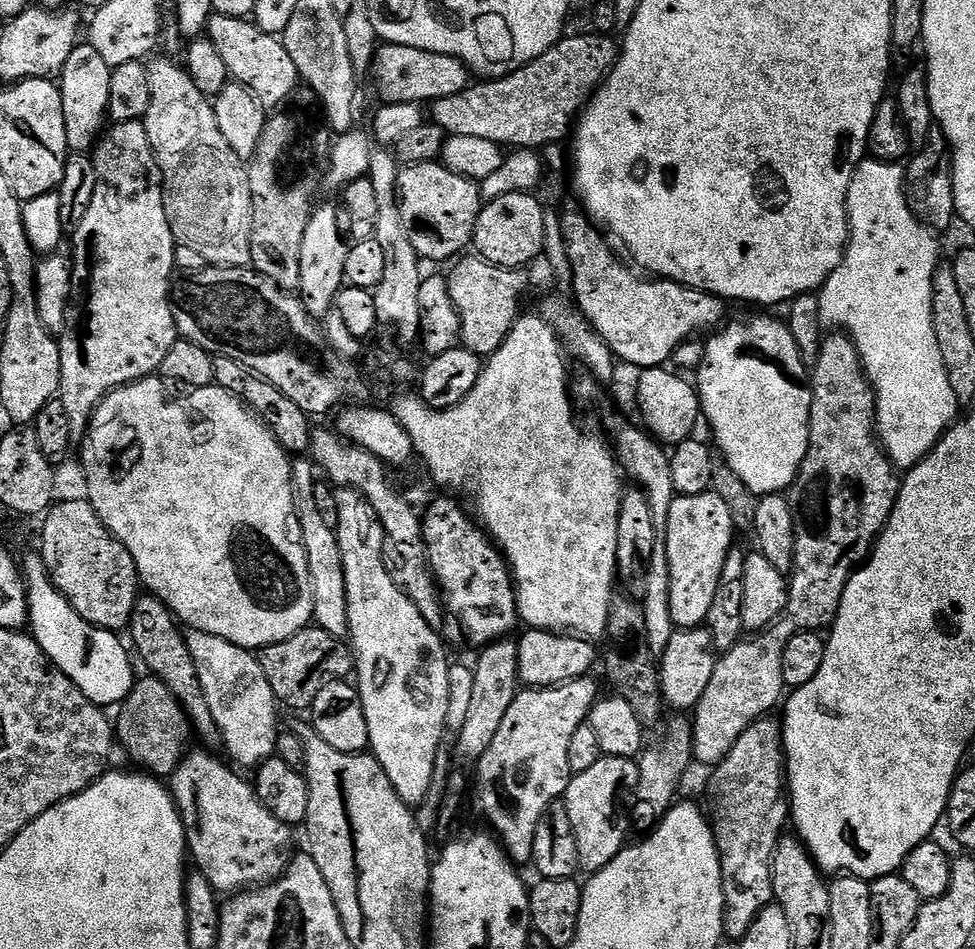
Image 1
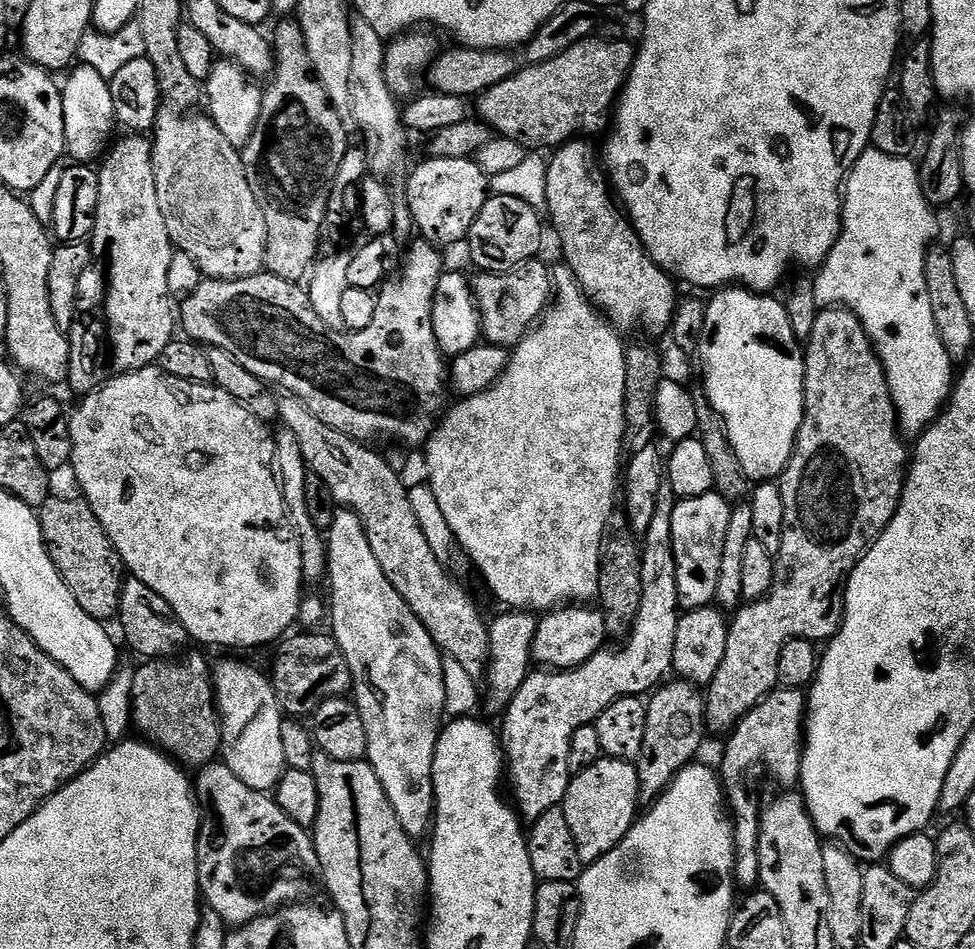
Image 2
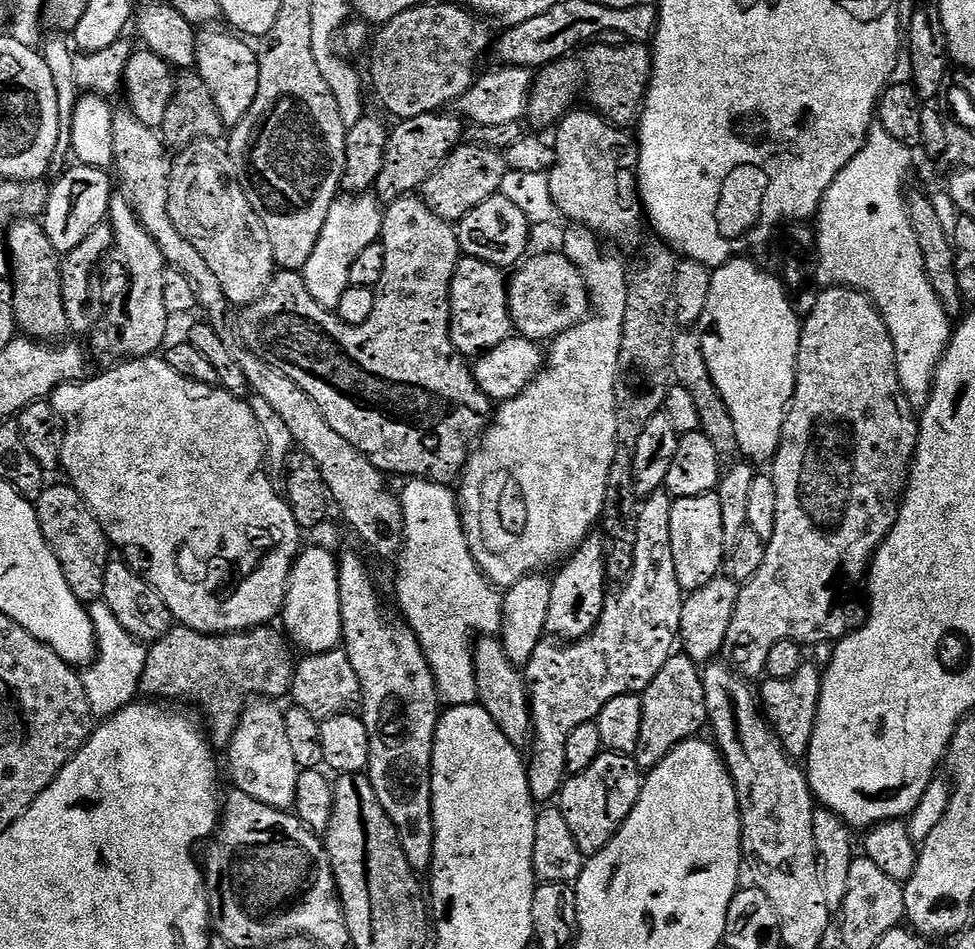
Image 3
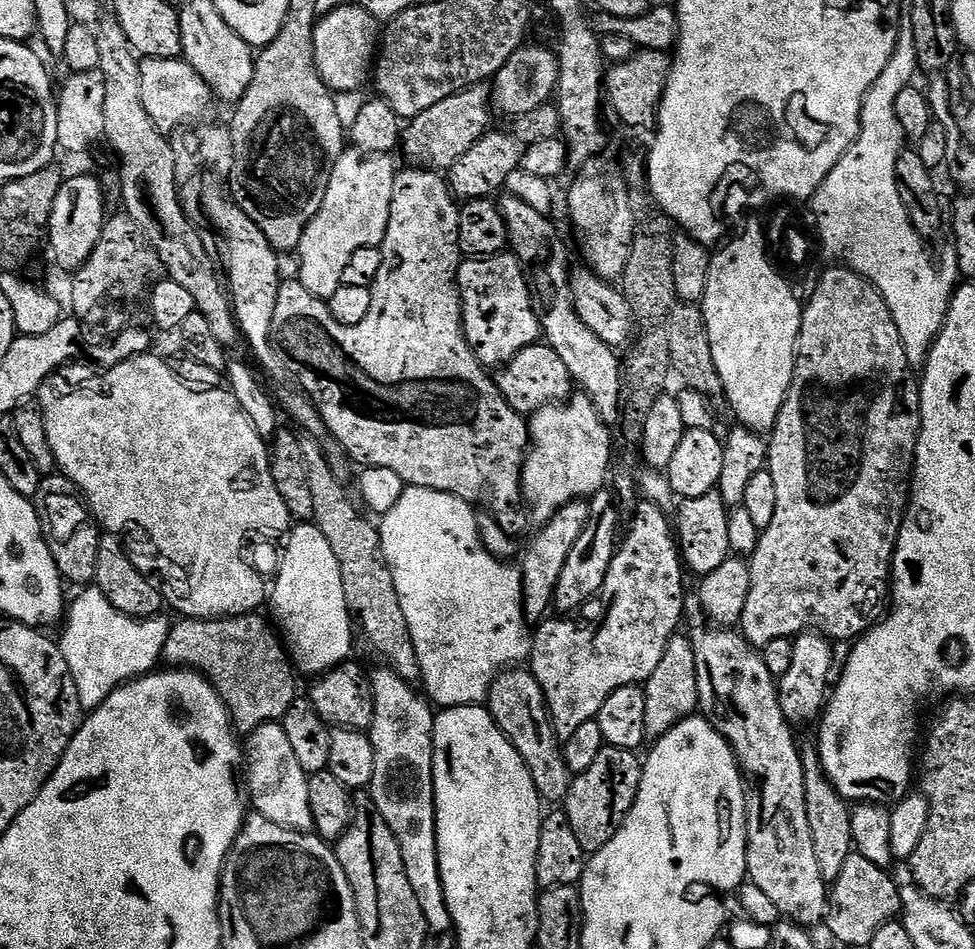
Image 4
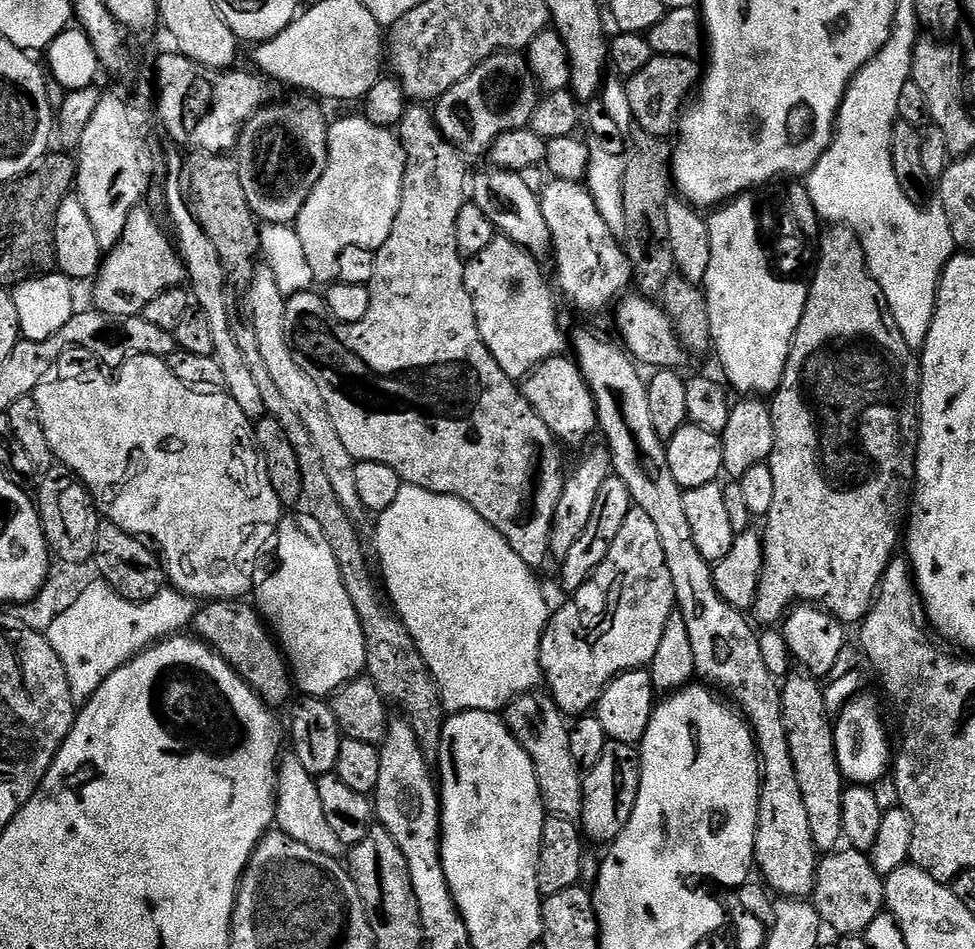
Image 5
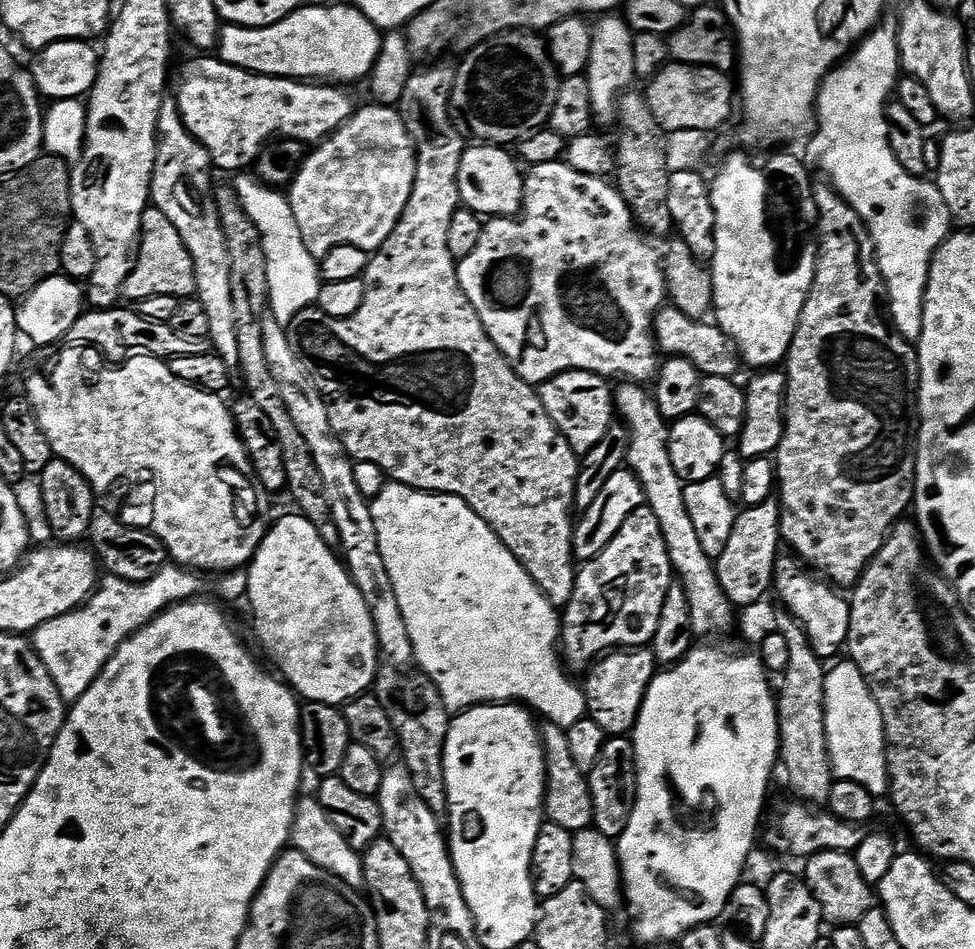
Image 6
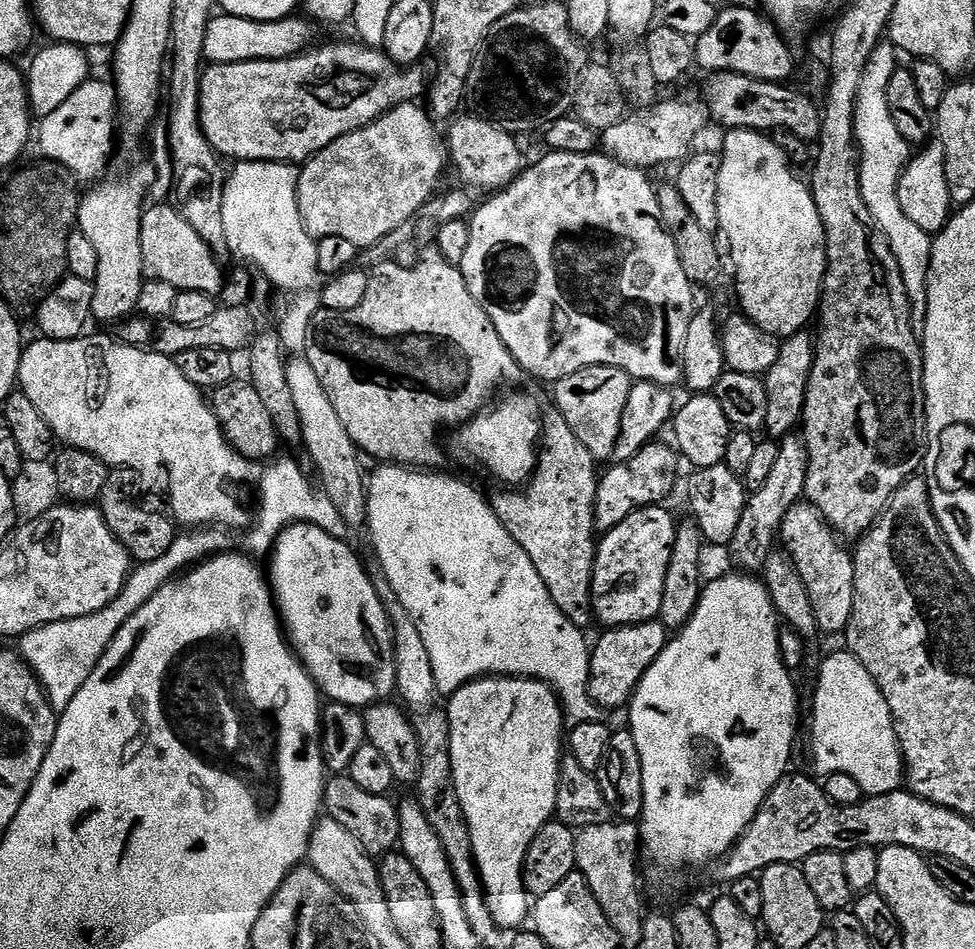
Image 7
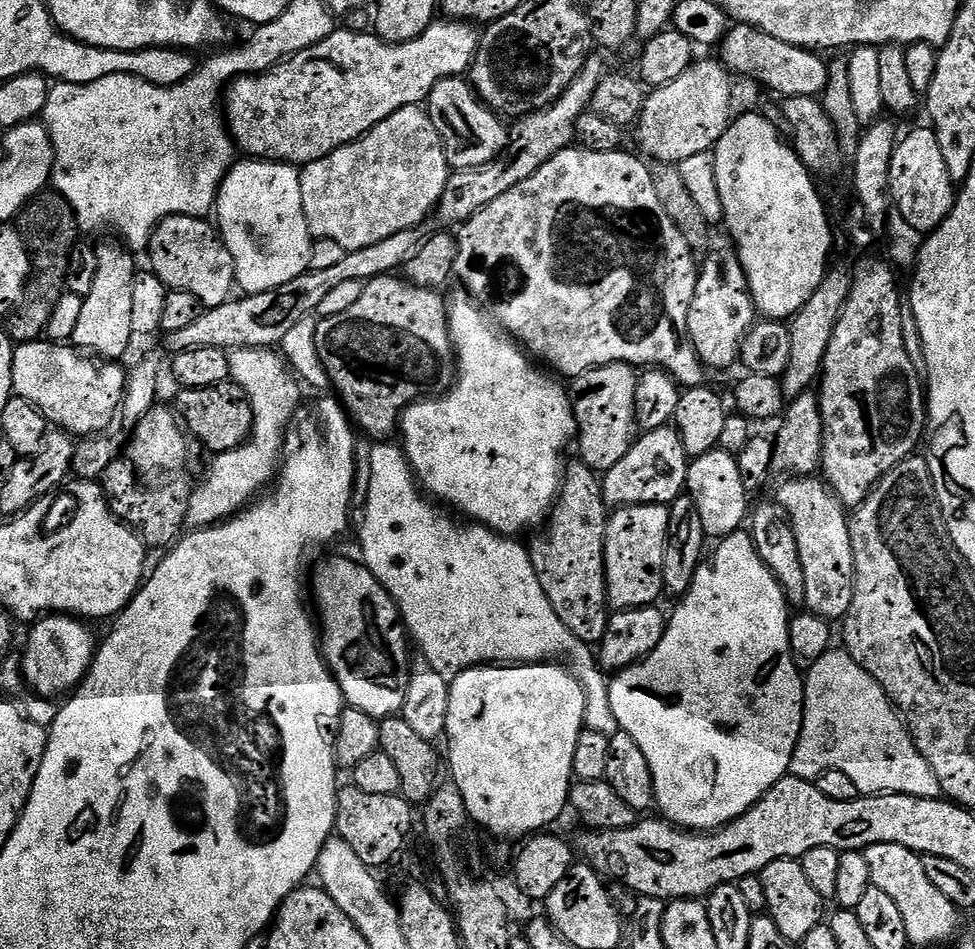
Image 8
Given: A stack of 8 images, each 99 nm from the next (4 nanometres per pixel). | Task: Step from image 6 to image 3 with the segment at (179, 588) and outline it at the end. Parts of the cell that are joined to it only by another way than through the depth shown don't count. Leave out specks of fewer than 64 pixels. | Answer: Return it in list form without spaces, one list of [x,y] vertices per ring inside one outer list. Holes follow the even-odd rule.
[[[102,600],[89,607],[91,620],[95,626],[97,640],[97,657],[81,675],[87,700],[90,702],[92,715],[95,719],[105,720],[122,711],[125,706],[133,703],[139,695],[142,671],[145,669],[147,647],[122,629],[113,612]]]

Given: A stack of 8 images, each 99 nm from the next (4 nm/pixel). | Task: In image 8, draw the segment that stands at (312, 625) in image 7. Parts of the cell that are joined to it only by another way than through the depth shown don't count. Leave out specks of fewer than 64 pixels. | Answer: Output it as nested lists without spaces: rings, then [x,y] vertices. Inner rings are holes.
[[[336,556],[333,560],[324,560],[316,568],[316,577],[310,580],[310,592],[316,595],[318,628],[322,633],[322,655],[324,663],[332,672],[333,678],[344,695],[344,703],[349,708],[362,710],[375,720],[382,721],[388,716],[403,713],[406,702],[406,686],[410,686],[413,653],[408,653],[410,637],[405,629],[394,598],[374,578],[370,569],[363,563]]]

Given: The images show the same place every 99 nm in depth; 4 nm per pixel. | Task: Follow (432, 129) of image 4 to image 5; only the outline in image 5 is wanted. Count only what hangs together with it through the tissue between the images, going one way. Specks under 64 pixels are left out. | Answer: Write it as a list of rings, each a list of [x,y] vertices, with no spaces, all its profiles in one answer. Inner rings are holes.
[[[498,52],[435,101],[436,128],[465,157],[483,157],[502,134],[531,125],[541,95],[528,61],[521,53]]]

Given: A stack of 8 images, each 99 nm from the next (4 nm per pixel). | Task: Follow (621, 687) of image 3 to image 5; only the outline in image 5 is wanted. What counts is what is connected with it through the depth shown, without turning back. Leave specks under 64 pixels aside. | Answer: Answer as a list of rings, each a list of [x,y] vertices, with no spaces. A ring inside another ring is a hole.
[[[633,506],[626,514],[626,522],[622,522],[622,530],[618,530],[618,538],[610,546],[606,558],[602,558],[602,566],[598,566],[592,577],[578,589],[571,593],[569,604],[564,604],[560,609],[551,613],[548,625],[544,627],[542,642],[540,643],[540,671],[543,683],[548,684],[547,691],[550,693],[554,703],[560,707],[560,711],[568,718],[579,718],[591,713],[600,702],[600,695],[605,692],[613,680],[620,677],[623,672],[634,672],[644,670],[651,665],[654,653],[658,650],[658,642],[662,642],[662,630],[666,630],[666,618],[676,608],[676,595],[674,594],[674,582],[670,578],[670,566],[666,566],[666,554],[662,550],[662,541],[658,539],[658,530],[654,527],[654,521],[646,510]]]

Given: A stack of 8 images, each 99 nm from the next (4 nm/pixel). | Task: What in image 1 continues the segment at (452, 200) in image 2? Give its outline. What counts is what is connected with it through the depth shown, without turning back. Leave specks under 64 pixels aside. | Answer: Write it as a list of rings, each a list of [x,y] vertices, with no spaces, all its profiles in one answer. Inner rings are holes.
[[[440,162],[410,164],[400,169],[396,198],[402,222],[421,261],[459,257],[459,252],[472,244],[472,235],[482,207],[477,181],[455,176]]]

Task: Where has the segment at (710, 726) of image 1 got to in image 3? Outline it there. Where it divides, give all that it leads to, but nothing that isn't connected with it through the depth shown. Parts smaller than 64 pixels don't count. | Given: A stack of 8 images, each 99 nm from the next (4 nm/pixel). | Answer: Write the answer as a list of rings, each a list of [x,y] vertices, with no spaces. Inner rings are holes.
[[[826,288],[826,289],[823,289],[823,291],[821,291],[821,294],[820,294],[820,297],[819,297],[819,298],[818,298],[818,302],[816,302],[816,303],[815,303],[815,307],[814,307],[814,310],[811,310],[811,312],[810,312],[810,314],[809,314],[809,315],[808,315],[808,316],[806,316],[806,317],[803,317],[803,320],[802,320],[802,323],[801,323],[801,326],[800,326],[800,345],[799,345],[799,346],[798,346],[798,358],[797,358],[797,359],[796,359],[796,389],[795,389],[795,390],[794,390],[794,394],[793,394],[793,395],[792,395],[792,403],[791,403],[791,404],[789,404],[789,405],[788,405],[788,415],[787,415],[787,416],[785,416],[785,417],[784,417],[784,429],[783,429],[783,430],[782,430],[782,438],[781,438],[781,439],[780,439],[780,445],[779,445],[779,446],[778,446],[778,450],[777,450],[777,451],[776,451],[776,454],[775,454],[775,456],[773,456],[773,457],[772,457],[772,459],[771,459],[771,461],[770,461],[770,467],[772,467],[772,469],[770,469],[770,475],[771,475],[771,477],[772,477],[772,480],[773,480],[773,484],[774,484],[774,488],[775,488],[775,490],[776,490],[776,491],[777,491],[777,498],[778,498],[778,515],[777,515],[777,516],[775,516],[775,517],[774,517],[774,534],[773,534],[773,535],[772,535],[772,536],[771,536],[771,537],[770,537],[770,539],[768,539],[768,541],[767,541],[767,542],[766,542],[766,543],[765,543],[765,545],[764,545],[764,557],[763,557],[763,558],[762,558],[762,566],[758,566],[758,574],[754,574],[754,578],[750,578],[750,579],[749,579],[749,580],[747,580],[747,581],[746,581],[746,582],[745,582],[745,584],[741,584],[741,585],[740,585],[740,593],[739,593],[739,594],[738,594],[738,602],[737,602],[737,603],[736,603],[736,605],[735,605],[735,606],[734,606],[734,618],[730,618],[730,630],[729,630],[729,631],[728,631],[728,633],[727,633],[727,634],[726,634],[726,642],[725,642],[725,643],[724,643],[724,647],[725,647],[725,649],[726,649],[726,652],[727,652],[727,655],[729,655],[729,654],[730,654],[730,655],[732,655],[732,660],[731,660],[731,659],[730,659],[730,664],[731,664],[731,667],[732,667],[732,668],[733,668],[733,669],[735,669],[735,671],[737,671],[737,672],[739,672],[739,673],[740,673],[740,675],[741,675],[741,676],[743,676],[743,677],[745,677],[745,678],[753,678],[753,677],[752,677],[752,676],[760,676],[760,677],[763,677],[763,676],[764,676],[764,675],[765,675],[765,673],[766,673],[766,658],[770,658],[770,650],[774,650],[774,646],[775,646],[775,645],[776,645],[776,644],[777,644],[777,643],[778,643],[778,642],[779,642],[779,640],[795,640],[795,641],[797,641],[797,642],[805,642],[805,641],[804,641],[804,640],[828,640],[828,639],[830,639],[830,638],[831,638],[831,636],[836,636],[836,637],[835,637],[835,638],[843,638],[843,637],[845,637],[845,636],[847,636],[847,635],[848,635],[848,633],[849,633],[849,632],[851,632],[851,631],[853,631],[853,630],[855,630],[855,629],[857,629],[857,628],[859,628],[859,627],[860,627],[860,625],[861,625],[861,624],[863,624],[863,623],[864,623],[864,621],[865,621],[865,619],[866,619],[866,608],[865,608],[865,605],[863,605],[863,606],[862,606],[862,605],[860,605],[860,592],[861,592],[861,596],[862,596],[862,589],[863,589],[863,588],[864,588],[864,587],[865,587],[865,584],[866,584],[866,577],[867,577],[867,575],[868,575],[868,570],[869,570],[869,567],[870,567],[870,565],[871,565],[871,562],[872,562],[872,558],[873,558],[873,556],[875,556],[875,554],[876,554],[876,551],[878,551],[878,550],[879,550],[879,549],[880,549],[880,544],[881,544],[881,543],[882,543],[882,541],[884,541],[884,540],[885,540],[885,539],[886,539],[886,537],[888,537],[888,535],[889,535],[889,534],[891,534],[891,532],[892,532],[892,527],[893,527],[893,526],[894,526],[894,522],[895,522],[895,521],[896,521],[896,519],[897,519],[897,518],[898,518],[898,514],[899,514],[899,513],[900,513],[900,501],[901,501],[901,500],[903,500],[903,499],[904,499],[904,490],[905,490],[905,488],[907,488],[907,486],[908,486],[908,474],[909,474],[909,472],[911,472],[911,471],[912,471],[912,465],[913,465],[913,463],[914,463],[914,457],[915,457],[915,455],[916,455],[916,443],[917,443],[917,442],[918,442],[918,434],[919,434],[919,433],[920,433],[920,421],[919,421],[919,419],[918,419],[918,412],[917,412],[917,409],[915,409],[915,408],[913,408],[913,406],[912,406],[912,403],[910,403],[910,402],[909,402],[909,401],[908,401],[908,399],[907,399],[907,398],[906,398],[906,394],[905,394],[905,393],[904,393],[904,391],[903,391],[903,390],[902,390],[902,382],[901,382],[901,381],[900,381],[900,378],[899,378],[899,376],[898,376],[898,366],[897,366],[897,365],[896,365],[896,351],[895,351],[895,350],[894,350],[894,342],[893,342],[893,341],[892,341],[892,339],[891,339],[891,338],[890,338],[890,330],[889,330],[889,329],[888,329],[888,327],[887,327],[887,326],[886,326],[886,322],[885,322],[885,321],[884,321],[884,315],[882,315],[882,313],[881,313],[881,312],[880,312],[880,309],[879,309],[879,308],[877,308],[877,306],[876,306],[876,304],[875,304],[875,302],[874,302],[874,301],[873,301],[873,300],[872,300],[872,299],[871,299],[871,298],[869,298],[869,296],[867,296],[867,295],[866,295],[866,294],[865,294],[865,292],[859,292],[859,291],[858,291],[858,290],[854,290],[854,289],[853,289],[853,288]]]

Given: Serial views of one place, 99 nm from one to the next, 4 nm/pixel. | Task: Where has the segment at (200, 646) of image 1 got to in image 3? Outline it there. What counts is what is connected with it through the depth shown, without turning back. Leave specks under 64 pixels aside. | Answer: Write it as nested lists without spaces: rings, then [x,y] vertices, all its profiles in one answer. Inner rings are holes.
[[[252,702],[244,709],[232,745],[226,750],[237,789],[266,806],[291,809],[296,803],[296,787],[302,769],[294,762],[290,741],[286,738],[285,709],[276,702]]]

